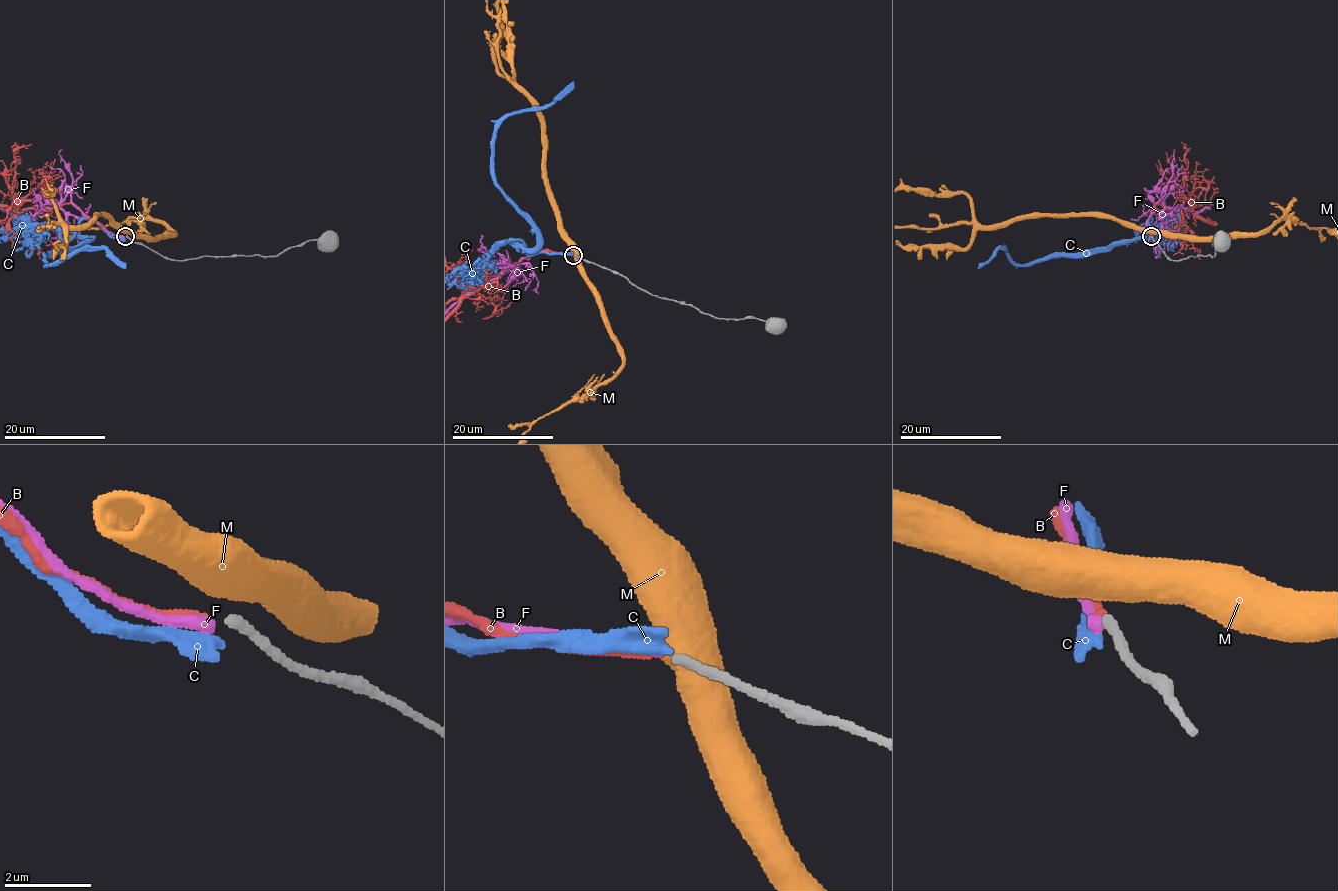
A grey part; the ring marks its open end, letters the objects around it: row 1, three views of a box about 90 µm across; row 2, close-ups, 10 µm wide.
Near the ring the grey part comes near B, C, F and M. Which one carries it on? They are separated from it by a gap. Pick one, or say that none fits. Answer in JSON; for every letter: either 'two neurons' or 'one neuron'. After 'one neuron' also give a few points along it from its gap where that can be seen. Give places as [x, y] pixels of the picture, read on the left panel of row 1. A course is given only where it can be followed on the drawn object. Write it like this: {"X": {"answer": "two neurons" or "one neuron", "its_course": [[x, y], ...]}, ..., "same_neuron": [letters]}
{"B": {"answer": "one neuron"}, "C": {"answer": "two neurons"}, "F": {"answer": "two neurons"}, "M": {"answer": "two neurons"}, "same_neuron": ["B"]}

